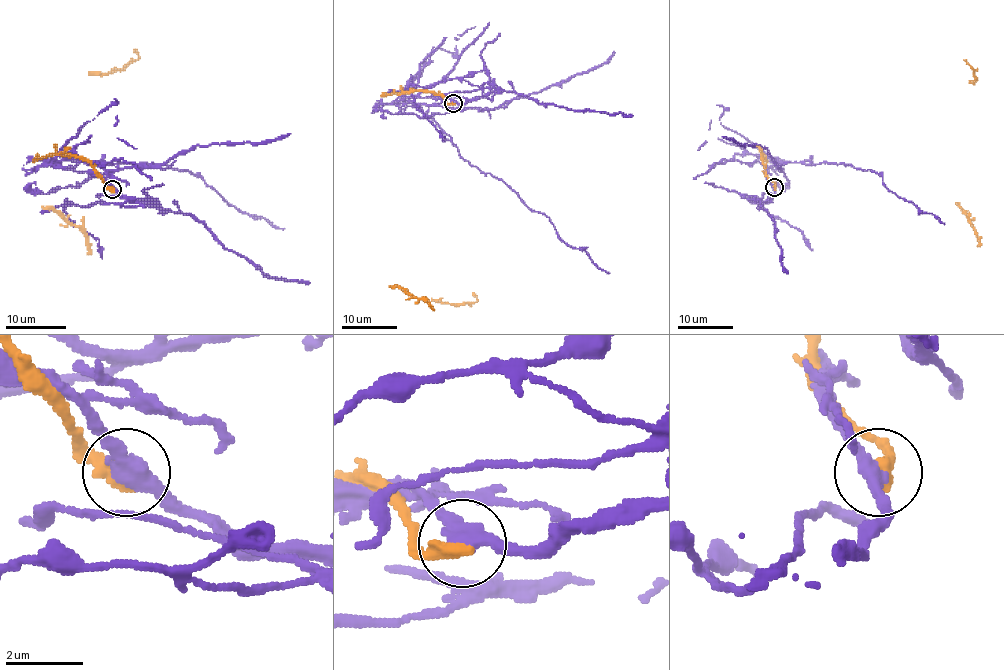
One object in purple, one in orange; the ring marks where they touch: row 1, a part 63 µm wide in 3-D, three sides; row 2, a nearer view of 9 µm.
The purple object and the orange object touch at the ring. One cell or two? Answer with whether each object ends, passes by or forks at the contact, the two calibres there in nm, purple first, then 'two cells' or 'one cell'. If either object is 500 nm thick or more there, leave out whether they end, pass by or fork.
440/500 nm | two cells

